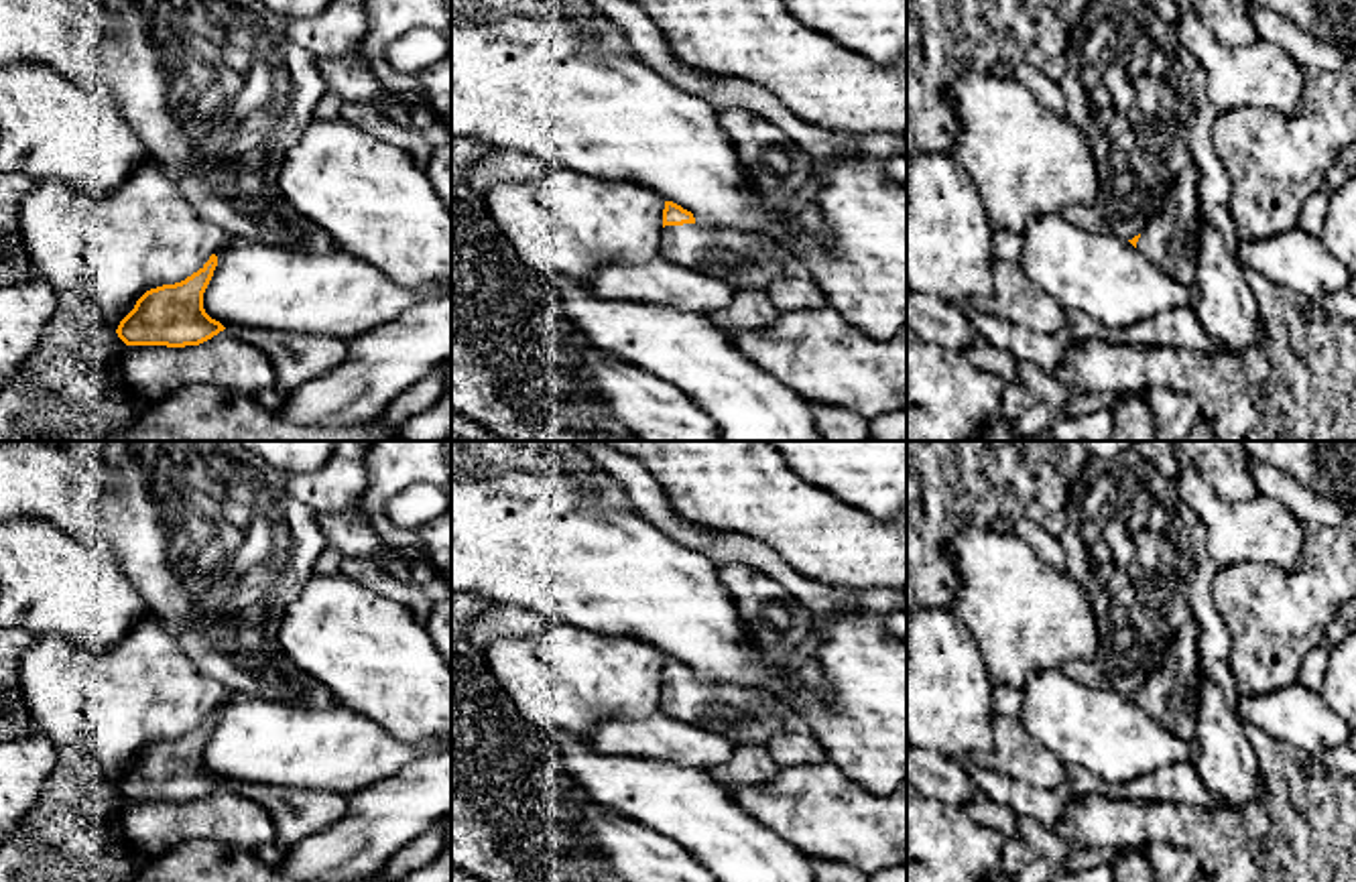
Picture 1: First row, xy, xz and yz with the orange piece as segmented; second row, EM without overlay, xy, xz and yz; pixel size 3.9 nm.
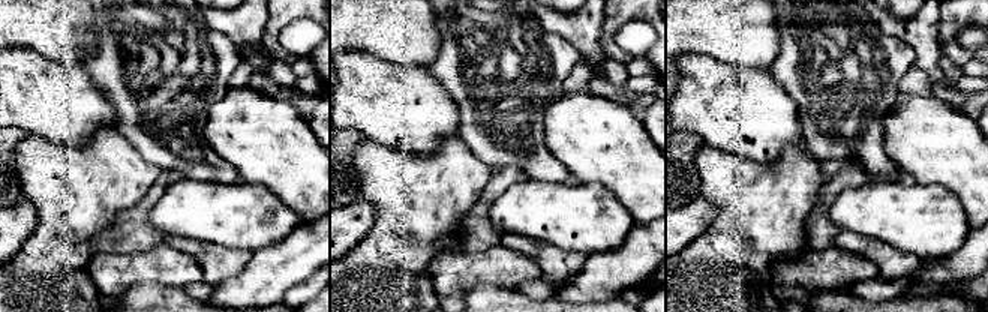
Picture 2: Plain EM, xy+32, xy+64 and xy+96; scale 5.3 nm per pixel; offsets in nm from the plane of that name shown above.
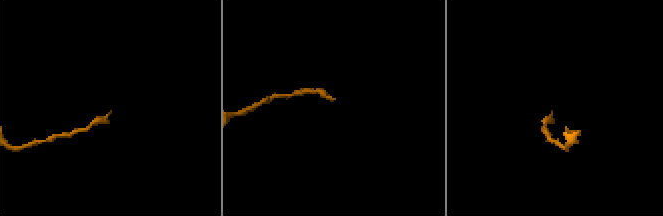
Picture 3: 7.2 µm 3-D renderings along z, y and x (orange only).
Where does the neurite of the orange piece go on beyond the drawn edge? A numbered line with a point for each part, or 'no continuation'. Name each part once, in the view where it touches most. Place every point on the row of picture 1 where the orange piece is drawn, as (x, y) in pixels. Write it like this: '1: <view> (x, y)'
1: xz (734, 259)

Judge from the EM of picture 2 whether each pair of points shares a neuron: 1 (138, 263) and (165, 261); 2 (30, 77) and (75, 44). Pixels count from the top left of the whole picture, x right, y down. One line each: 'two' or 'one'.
1: one
2: two

